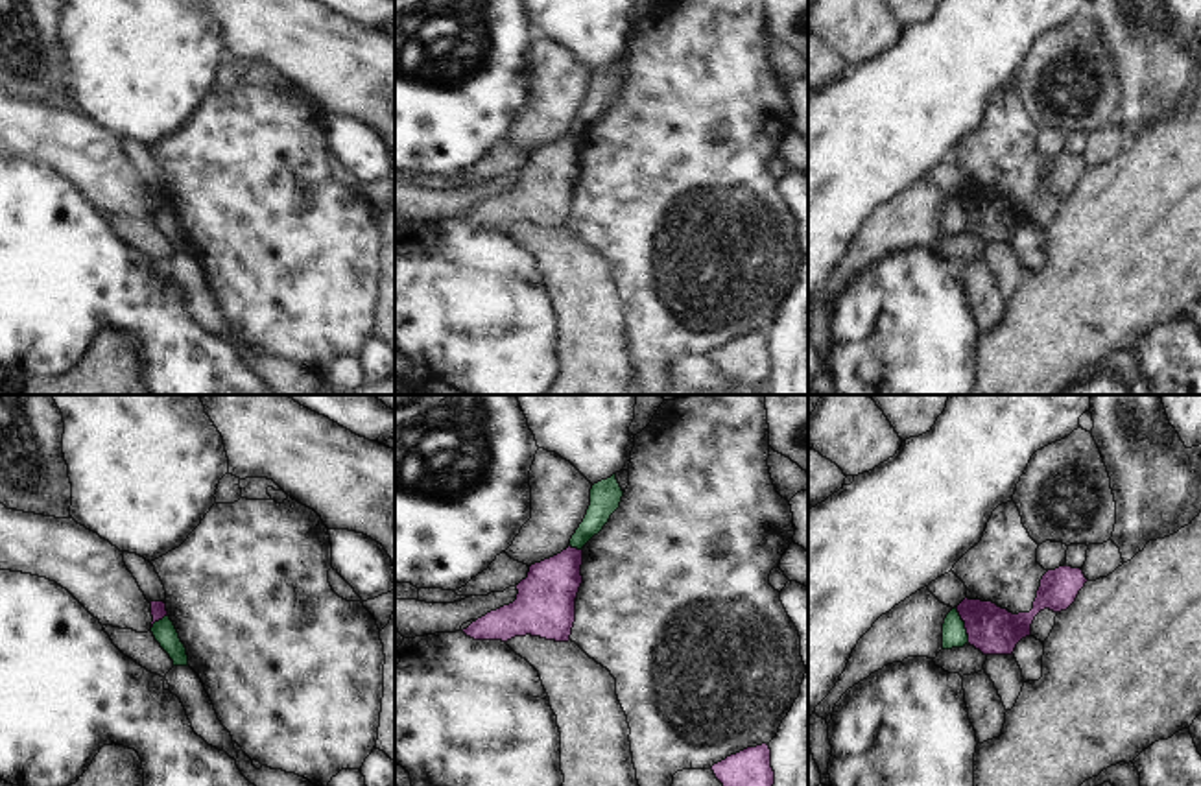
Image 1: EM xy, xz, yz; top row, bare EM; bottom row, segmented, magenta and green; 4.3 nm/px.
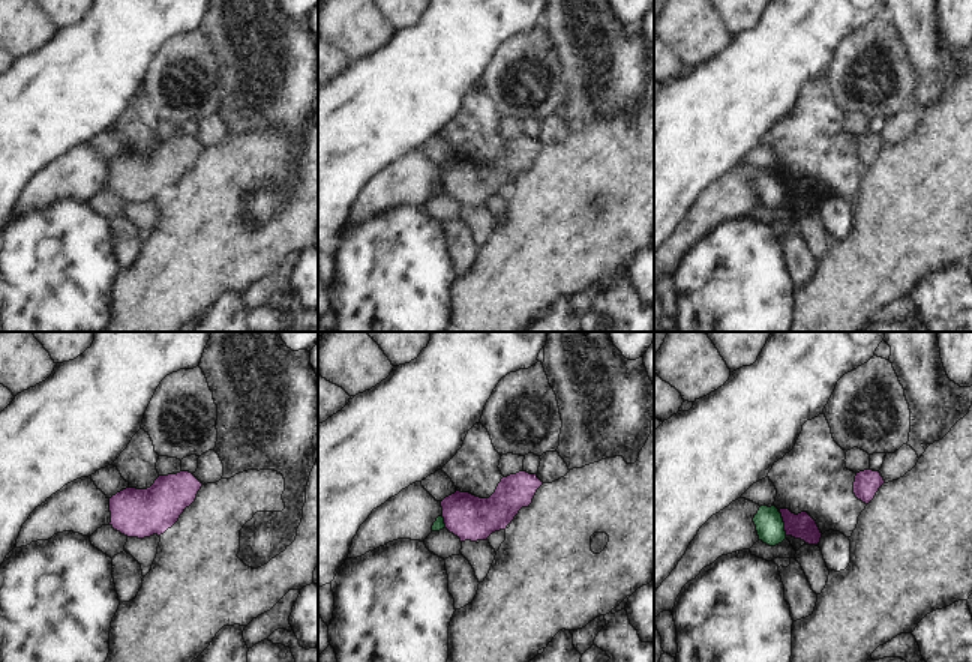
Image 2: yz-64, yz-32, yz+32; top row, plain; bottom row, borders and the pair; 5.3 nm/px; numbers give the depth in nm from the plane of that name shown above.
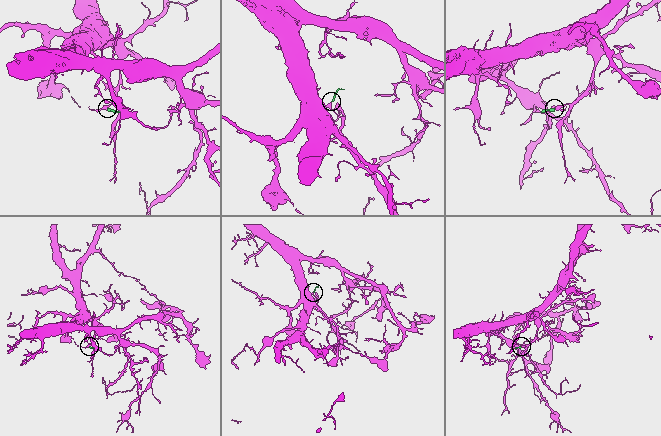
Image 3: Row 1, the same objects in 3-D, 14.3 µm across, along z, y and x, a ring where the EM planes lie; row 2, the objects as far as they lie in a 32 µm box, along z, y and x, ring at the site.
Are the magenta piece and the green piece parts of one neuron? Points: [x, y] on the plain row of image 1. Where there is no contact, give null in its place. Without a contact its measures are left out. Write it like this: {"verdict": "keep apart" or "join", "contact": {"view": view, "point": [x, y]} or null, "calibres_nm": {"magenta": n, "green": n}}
{"verdict": "keep apart", "contact": {"view": "yz", "point": [965, 213]}, "calibres_nm": {"magenta": 200, "green": 110}}

